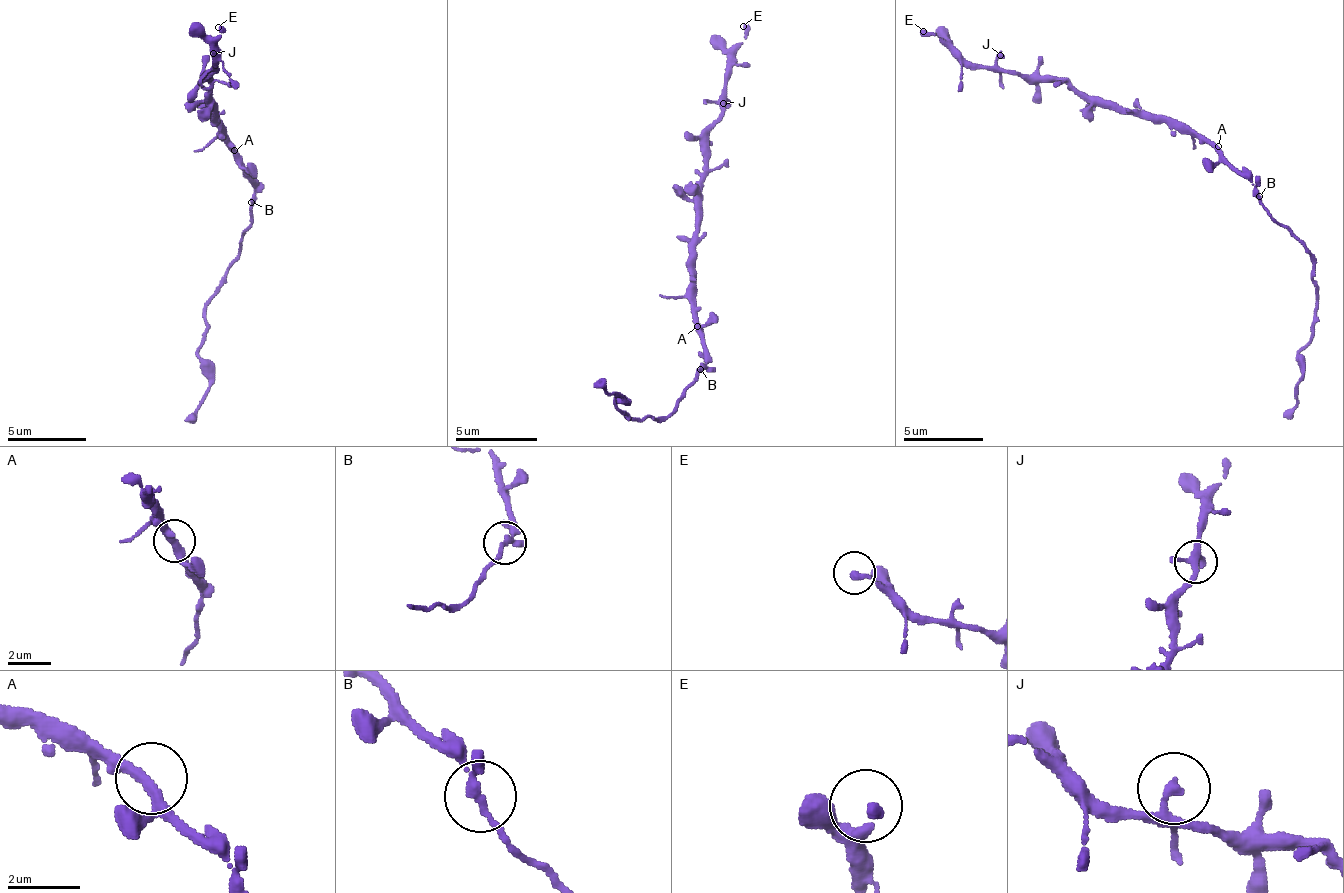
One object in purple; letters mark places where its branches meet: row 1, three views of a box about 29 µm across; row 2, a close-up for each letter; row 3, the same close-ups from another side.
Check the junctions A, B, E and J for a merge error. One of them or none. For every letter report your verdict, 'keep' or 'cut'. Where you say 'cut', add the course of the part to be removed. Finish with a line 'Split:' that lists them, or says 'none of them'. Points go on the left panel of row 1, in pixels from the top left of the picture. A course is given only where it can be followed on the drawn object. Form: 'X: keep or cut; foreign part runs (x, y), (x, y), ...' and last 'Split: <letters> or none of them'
A: keep
B: cut; foreign part runs (252, 203), (254, 223), (205, 308), (202, 358), (206, 398), (188, 421)
E: keep
J: keep
Split: B

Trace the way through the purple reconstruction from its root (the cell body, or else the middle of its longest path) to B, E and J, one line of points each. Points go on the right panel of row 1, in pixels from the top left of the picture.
B: (1214, 150), (1229, 162), (1260, 197)
E: (1214, 150), (1187, 130), (1089, 107), (1065, 83), (968, 67), (923, 31)
J: (1214, 150), (1187, 130), (1089, 107), (1065, 83), (1021, 79), (996, 63), (1000, 55)

